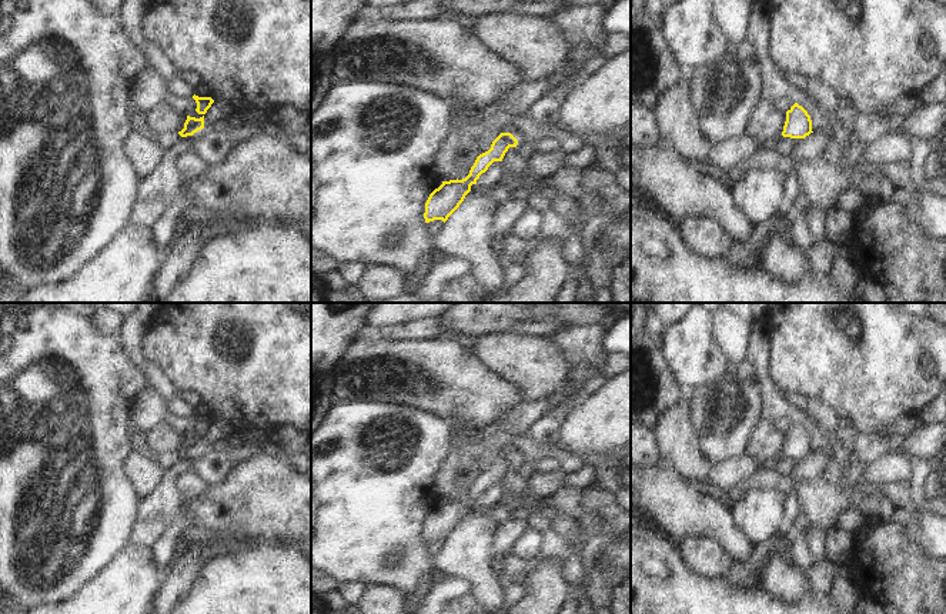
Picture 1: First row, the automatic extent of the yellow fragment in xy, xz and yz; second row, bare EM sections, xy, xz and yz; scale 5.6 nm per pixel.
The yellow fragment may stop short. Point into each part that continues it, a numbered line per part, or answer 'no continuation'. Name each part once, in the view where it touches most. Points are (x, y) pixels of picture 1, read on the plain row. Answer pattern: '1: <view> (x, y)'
no continuation.

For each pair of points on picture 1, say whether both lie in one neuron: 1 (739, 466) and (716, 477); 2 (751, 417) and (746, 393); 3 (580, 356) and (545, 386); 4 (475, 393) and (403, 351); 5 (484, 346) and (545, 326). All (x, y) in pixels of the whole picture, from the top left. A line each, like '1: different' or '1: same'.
1: same
2: same
3: different
4: same
5: different

